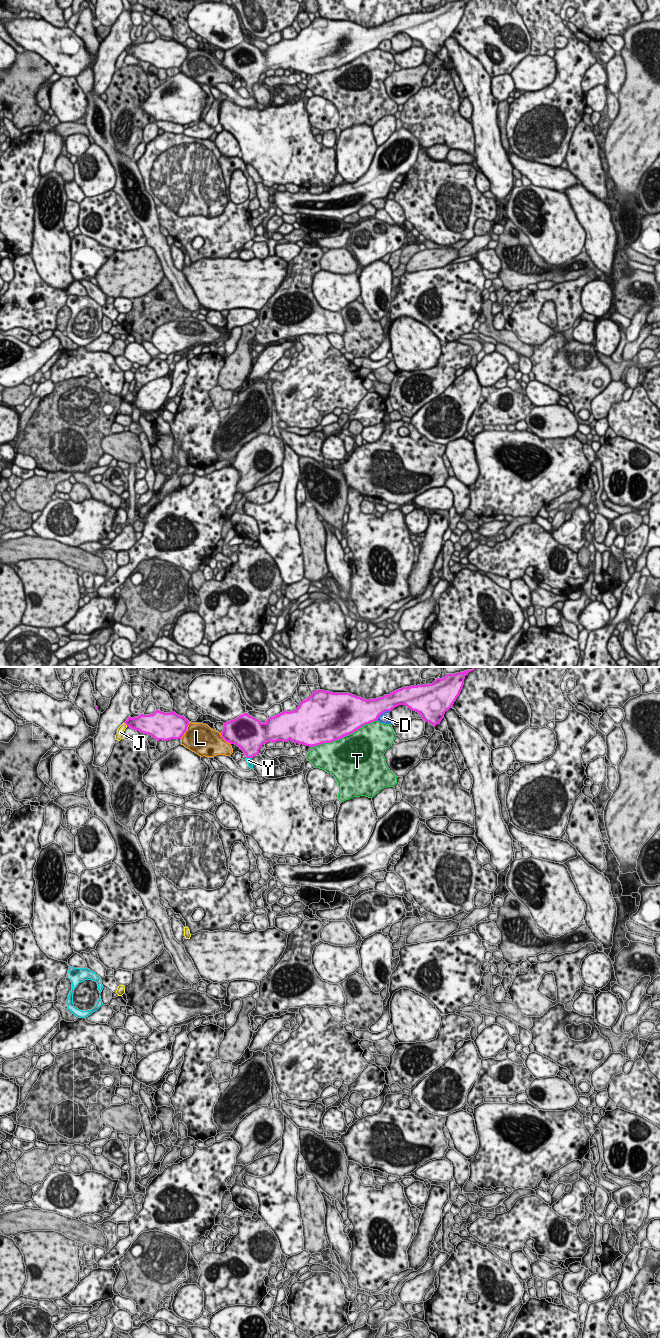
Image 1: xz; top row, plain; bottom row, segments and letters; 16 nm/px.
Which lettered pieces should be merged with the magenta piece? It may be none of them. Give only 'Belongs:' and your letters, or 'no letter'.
Belongs: Y

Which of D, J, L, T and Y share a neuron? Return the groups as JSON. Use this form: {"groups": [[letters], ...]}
{"groups": [["D"], ["J"], ["L"], ["T"], ["Y"]]}

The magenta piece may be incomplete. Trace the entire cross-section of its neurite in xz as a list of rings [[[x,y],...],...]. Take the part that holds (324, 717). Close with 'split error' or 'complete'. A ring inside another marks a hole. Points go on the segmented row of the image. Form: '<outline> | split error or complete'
[[[472,670],[447,674],[432,684],[403,687],[376,699],[363,699],[350,693],[315,690],[294,711],[269,717],[265,723],[244,713],[224,723],[221,737],[237,745],[253,769],[252,758],[267,742],[293,741],[295,744],[317,746],[332,743],[377,721],[378,717],[399,705],[418,712],[434,727],[459,696],[465,676]]] | split error

